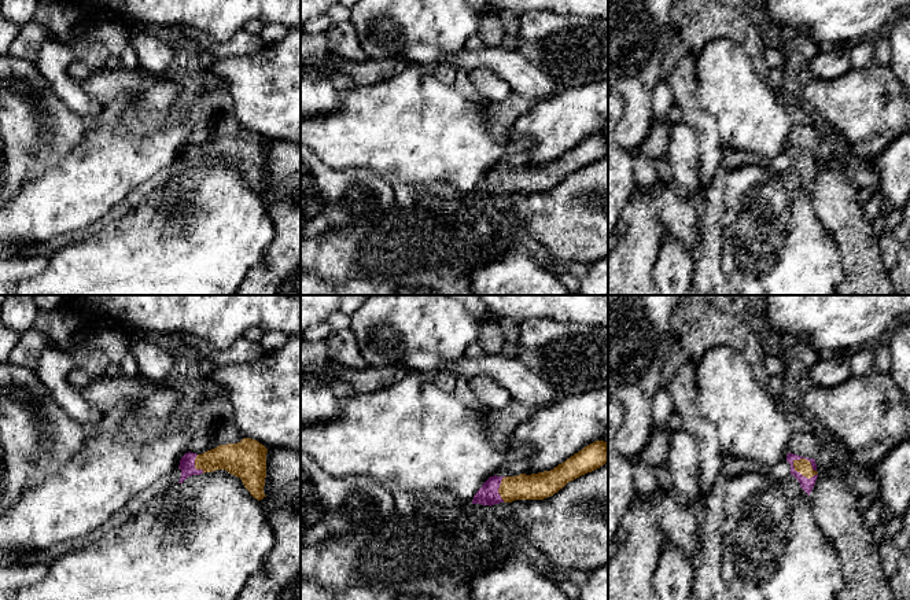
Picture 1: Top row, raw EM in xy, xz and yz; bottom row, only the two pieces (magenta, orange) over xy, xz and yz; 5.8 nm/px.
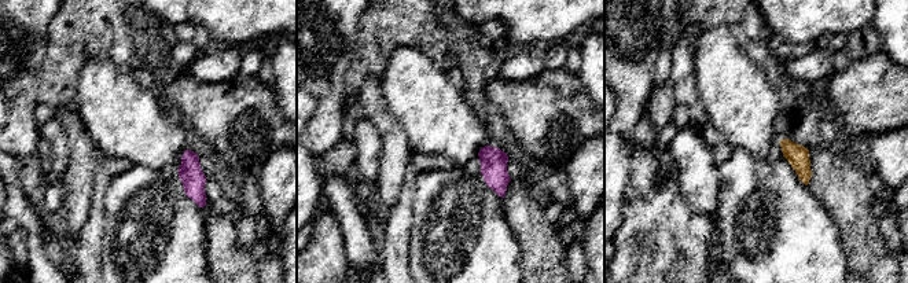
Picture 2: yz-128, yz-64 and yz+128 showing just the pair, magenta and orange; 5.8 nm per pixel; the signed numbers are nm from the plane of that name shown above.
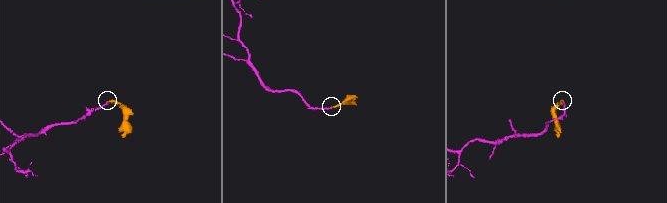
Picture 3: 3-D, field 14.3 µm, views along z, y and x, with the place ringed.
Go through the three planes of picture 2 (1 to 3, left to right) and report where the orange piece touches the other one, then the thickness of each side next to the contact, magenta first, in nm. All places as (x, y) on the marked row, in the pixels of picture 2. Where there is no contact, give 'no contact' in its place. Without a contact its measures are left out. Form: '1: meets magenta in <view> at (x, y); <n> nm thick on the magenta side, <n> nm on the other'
1: no contact
2: no contact
3: no contact

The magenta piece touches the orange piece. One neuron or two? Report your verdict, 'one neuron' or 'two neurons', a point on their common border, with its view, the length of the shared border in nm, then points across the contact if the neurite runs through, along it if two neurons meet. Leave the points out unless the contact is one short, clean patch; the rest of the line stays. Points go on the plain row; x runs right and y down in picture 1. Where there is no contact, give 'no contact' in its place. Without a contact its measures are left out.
one neuron; contact yz (807, 151); length 170 nm; way yz (806, 176), (817, 165), (807, 151), (802, 158)

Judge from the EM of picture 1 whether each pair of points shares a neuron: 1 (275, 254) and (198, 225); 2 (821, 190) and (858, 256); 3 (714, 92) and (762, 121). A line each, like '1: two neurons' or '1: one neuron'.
1: two neurons
2: one neuron
3: one neuron

